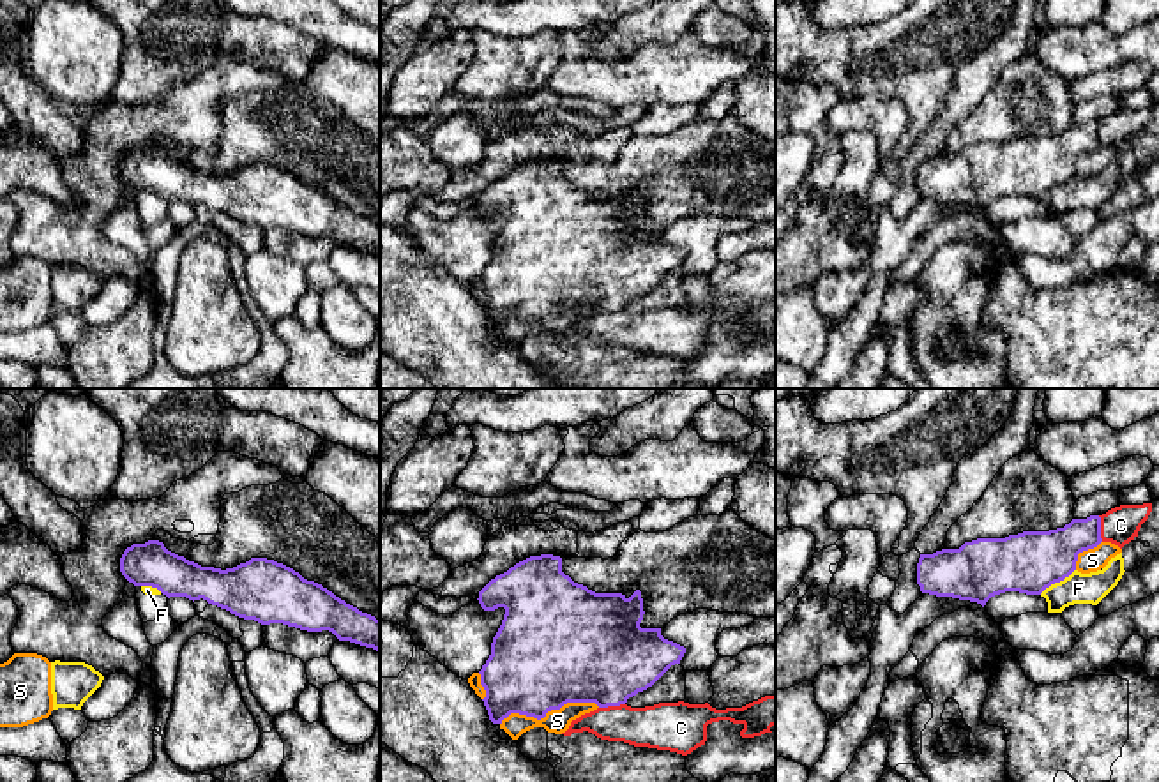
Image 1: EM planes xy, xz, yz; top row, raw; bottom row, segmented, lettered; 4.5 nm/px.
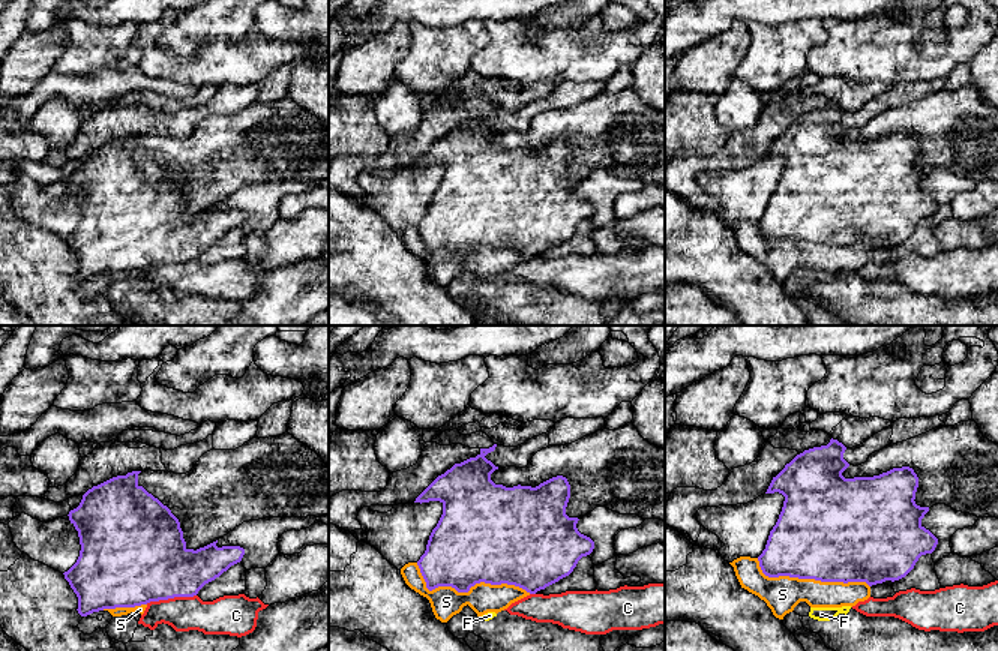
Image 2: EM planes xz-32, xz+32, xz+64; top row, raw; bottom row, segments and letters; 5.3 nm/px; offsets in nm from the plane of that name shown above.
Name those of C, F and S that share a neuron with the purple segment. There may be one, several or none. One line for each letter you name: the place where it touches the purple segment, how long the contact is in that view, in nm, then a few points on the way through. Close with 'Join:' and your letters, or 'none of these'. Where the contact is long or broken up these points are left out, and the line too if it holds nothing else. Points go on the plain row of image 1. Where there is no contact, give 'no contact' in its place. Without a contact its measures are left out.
Join: none of these

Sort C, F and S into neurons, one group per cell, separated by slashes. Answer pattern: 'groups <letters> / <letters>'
groups C / F / S

